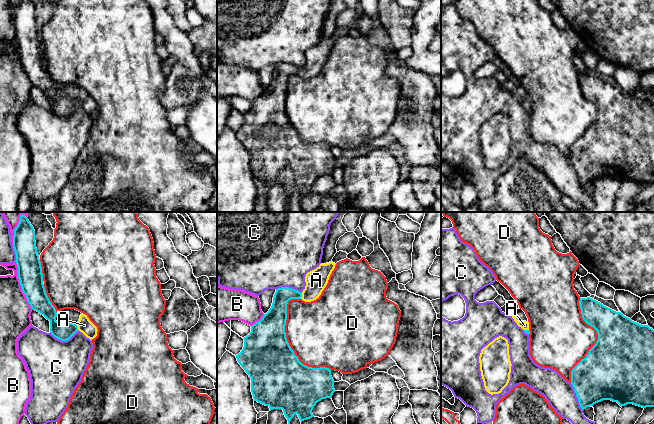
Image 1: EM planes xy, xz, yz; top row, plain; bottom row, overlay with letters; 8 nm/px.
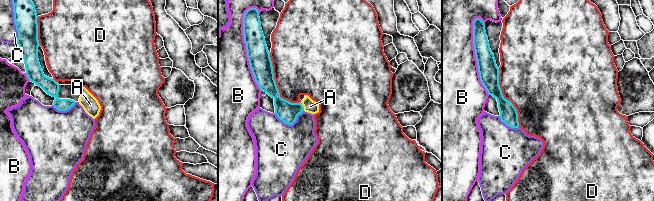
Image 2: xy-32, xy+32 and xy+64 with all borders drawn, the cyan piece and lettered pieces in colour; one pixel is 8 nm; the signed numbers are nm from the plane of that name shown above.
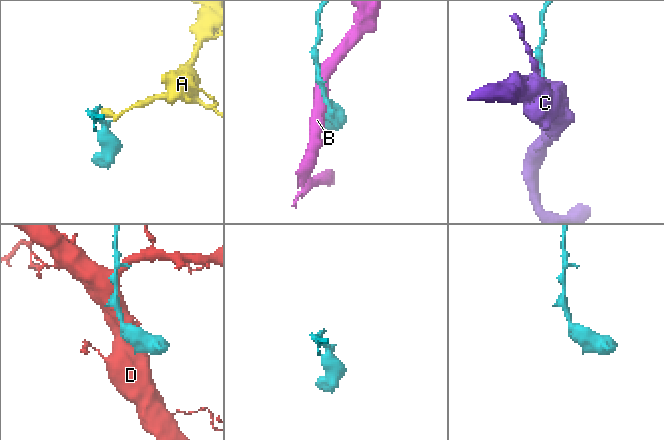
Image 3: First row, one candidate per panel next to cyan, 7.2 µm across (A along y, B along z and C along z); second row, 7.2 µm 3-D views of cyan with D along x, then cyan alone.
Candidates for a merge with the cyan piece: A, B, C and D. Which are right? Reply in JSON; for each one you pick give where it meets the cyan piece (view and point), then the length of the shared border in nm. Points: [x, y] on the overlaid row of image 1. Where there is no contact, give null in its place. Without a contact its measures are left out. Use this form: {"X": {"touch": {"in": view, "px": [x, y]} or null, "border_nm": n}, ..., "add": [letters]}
{"A": {"touch": {"in": "xz", "px": [301, 296]}, "border_nm": 50}, "add": ["A"]}

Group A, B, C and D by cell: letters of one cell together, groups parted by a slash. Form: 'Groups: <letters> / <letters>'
Groups: A / B / C / D

